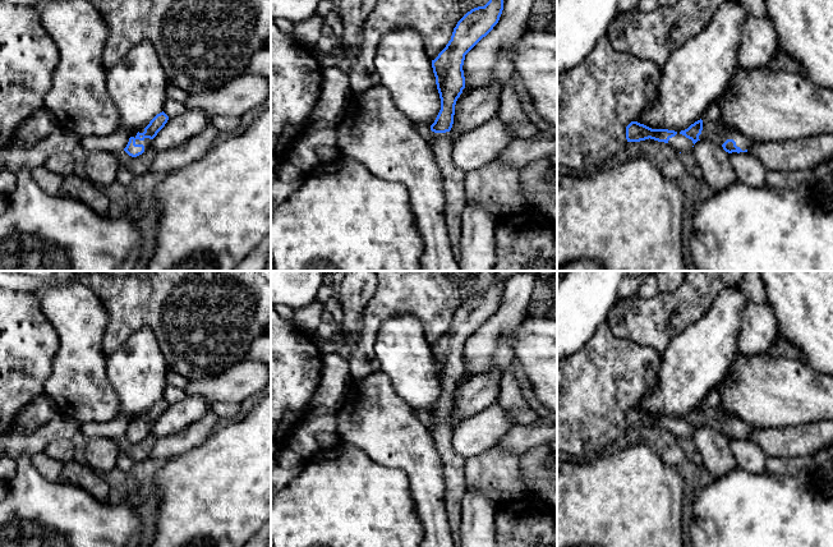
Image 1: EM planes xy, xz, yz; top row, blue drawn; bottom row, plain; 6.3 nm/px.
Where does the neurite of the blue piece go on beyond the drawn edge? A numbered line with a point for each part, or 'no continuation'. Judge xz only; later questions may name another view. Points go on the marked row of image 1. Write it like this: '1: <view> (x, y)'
1: xz (455, 198)

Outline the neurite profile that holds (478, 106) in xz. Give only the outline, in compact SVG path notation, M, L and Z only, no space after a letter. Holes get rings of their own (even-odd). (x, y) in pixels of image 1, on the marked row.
M498 81L469 92L455 105L452 130L468 133L497 116L502 86Z

